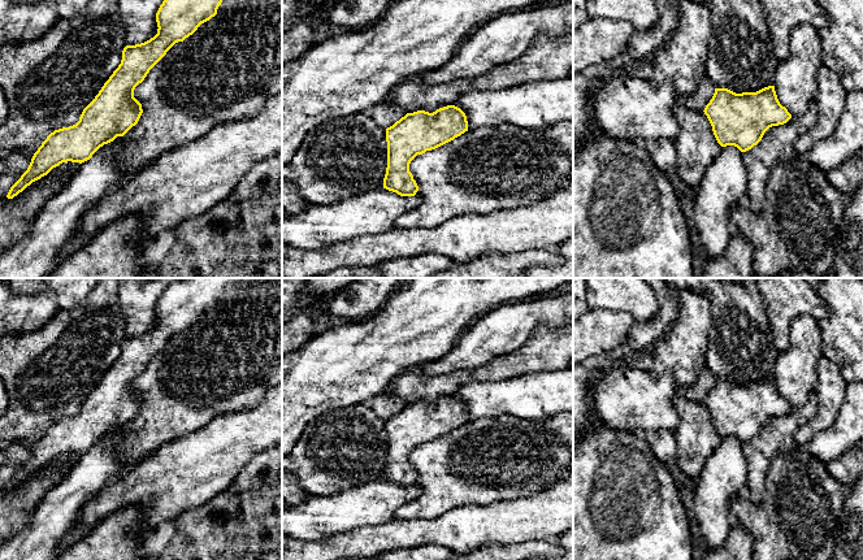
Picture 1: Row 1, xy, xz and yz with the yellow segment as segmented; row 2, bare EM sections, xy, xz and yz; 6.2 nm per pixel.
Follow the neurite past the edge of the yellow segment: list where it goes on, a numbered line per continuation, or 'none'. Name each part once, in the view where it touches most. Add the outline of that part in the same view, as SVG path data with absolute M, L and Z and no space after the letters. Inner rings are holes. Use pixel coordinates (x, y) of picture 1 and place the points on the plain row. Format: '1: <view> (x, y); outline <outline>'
none

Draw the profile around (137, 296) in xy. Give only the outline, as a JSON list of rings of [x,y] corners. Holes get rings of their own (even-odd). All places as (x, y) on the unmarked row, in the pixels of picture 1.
[[[117,278],[118,304],[126,322],[126,337],[144,334],[157,325],[156,304],[174,282],[188,278]]]

